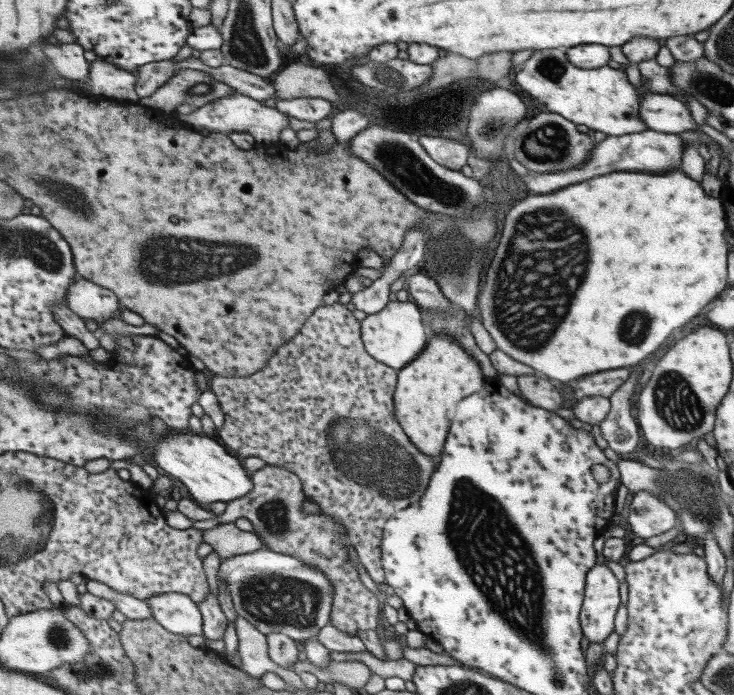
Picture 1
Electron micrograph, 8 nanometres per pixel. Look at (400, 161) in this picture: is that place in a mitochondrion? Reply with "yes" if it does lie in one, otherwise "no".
yes

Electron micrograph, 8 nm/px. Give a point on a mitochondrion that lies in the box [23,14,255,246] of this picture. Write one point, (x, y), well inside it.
(69, 197)

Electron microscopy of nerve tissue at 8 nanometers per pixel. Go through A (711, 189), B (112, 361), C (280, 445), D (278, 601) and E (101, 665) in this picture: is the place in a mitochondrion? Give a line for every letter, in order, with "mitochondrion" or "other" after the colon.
A: other
B: other
C: other
D: mitochondrion
E: mitochondrion

